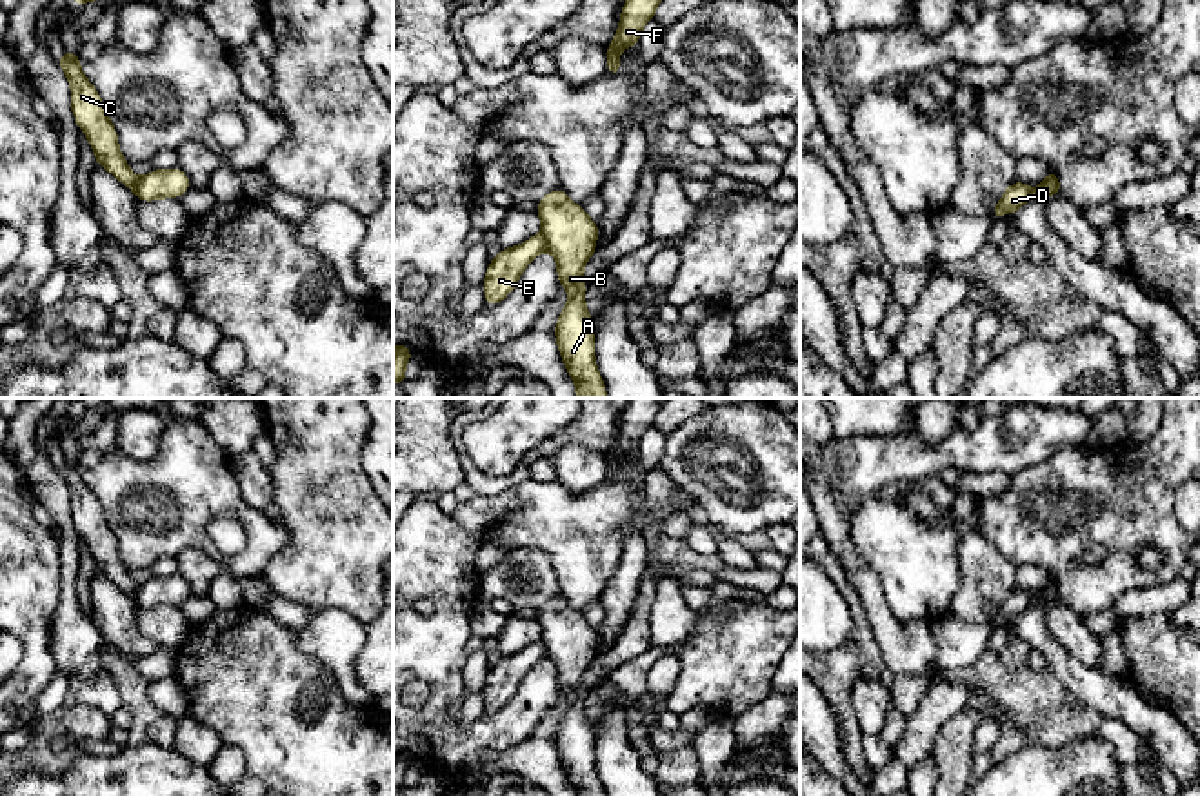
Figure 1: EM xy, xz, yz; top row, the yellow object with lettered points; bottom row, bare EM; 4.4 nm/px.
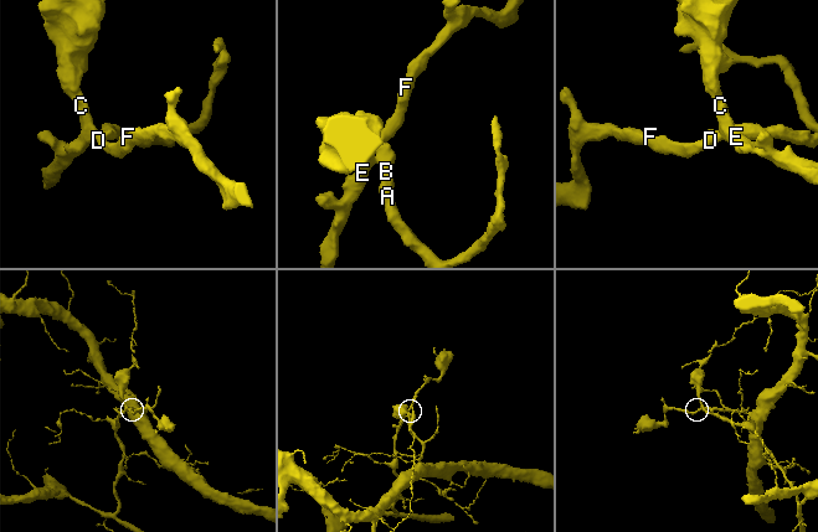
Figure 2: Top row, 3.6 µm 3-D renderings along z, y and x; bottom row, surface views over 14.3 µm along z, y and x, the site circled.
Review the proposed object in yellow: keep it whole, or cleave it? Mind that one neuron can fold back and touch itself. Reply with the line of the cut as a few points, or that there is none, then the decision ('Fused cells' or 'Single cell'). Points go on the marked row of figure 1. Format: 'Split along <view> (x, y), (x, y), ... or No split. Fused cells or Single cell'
Split along xz (540, 233), (548, 248). Fused cells

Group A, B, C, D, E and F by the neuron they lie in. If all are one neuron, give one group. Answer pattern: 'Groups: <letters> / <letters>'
Groups: A B D F / C E

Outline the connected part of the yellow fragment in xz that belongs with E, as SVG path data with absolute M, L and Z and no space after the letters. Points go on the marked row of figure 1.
M536 234L524 244L502 249L487 267L484 278L485 307L500 303L516 287L522 271L536 254L547 249L544 234Z

